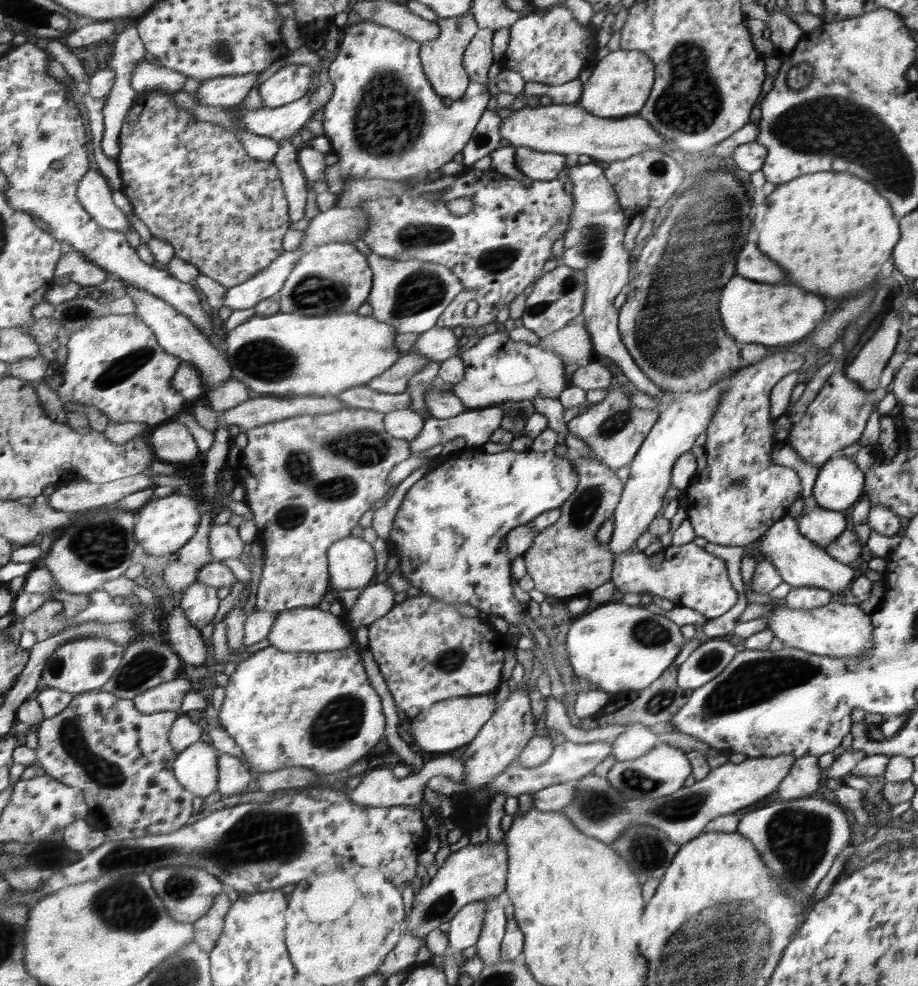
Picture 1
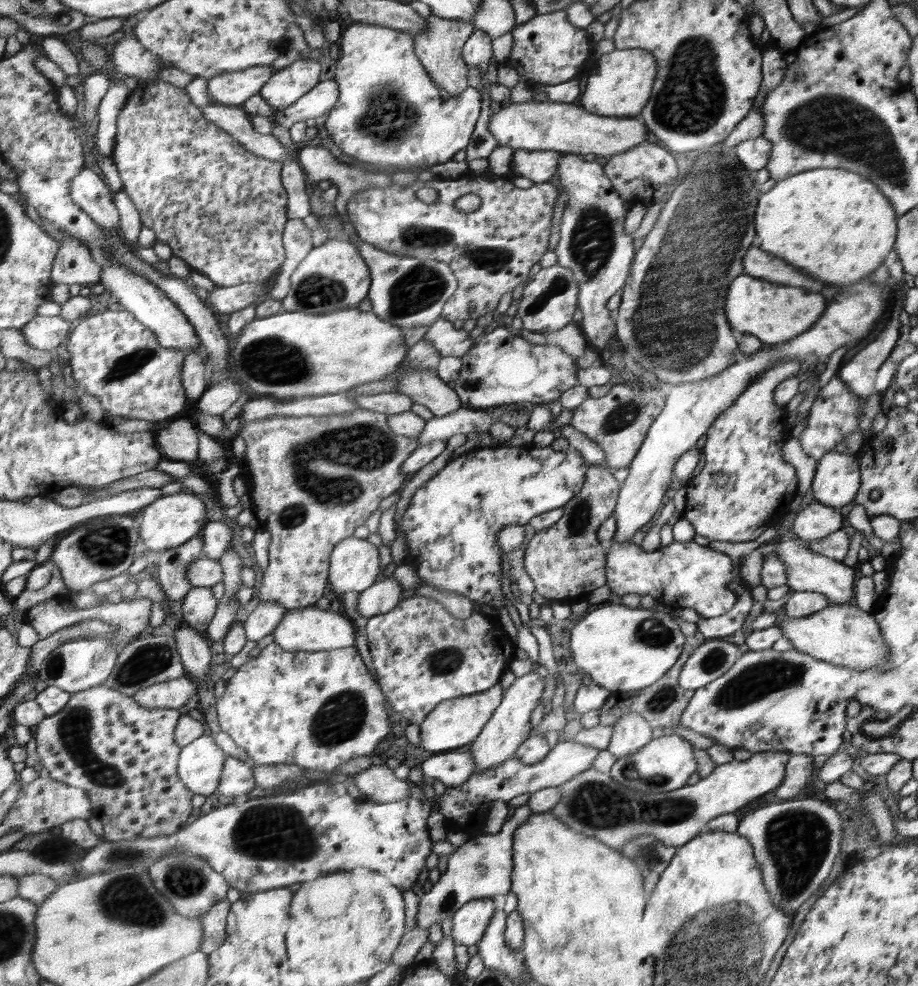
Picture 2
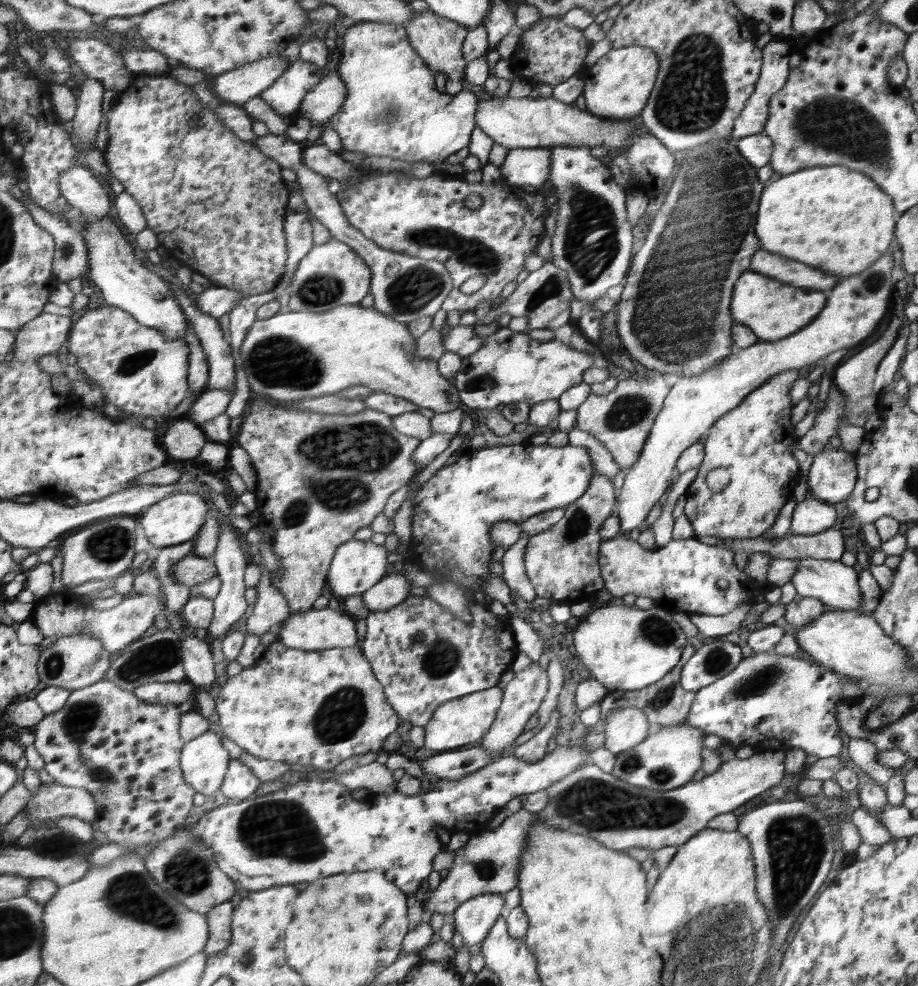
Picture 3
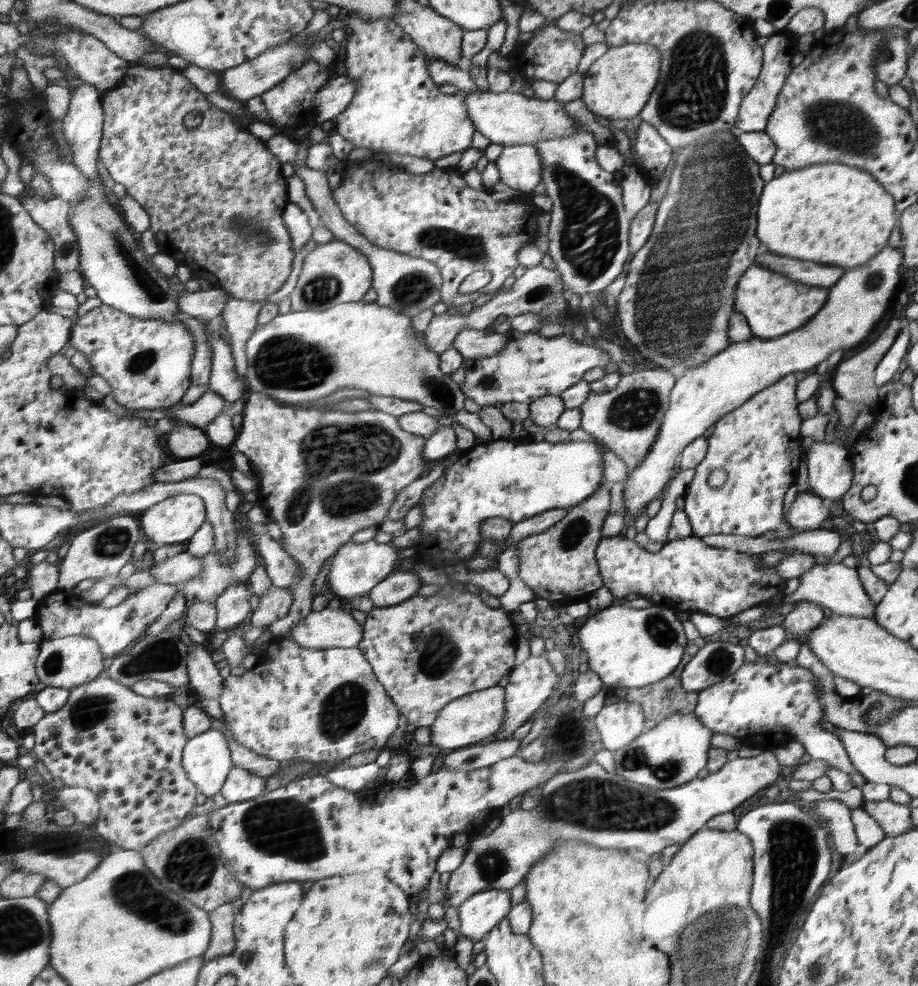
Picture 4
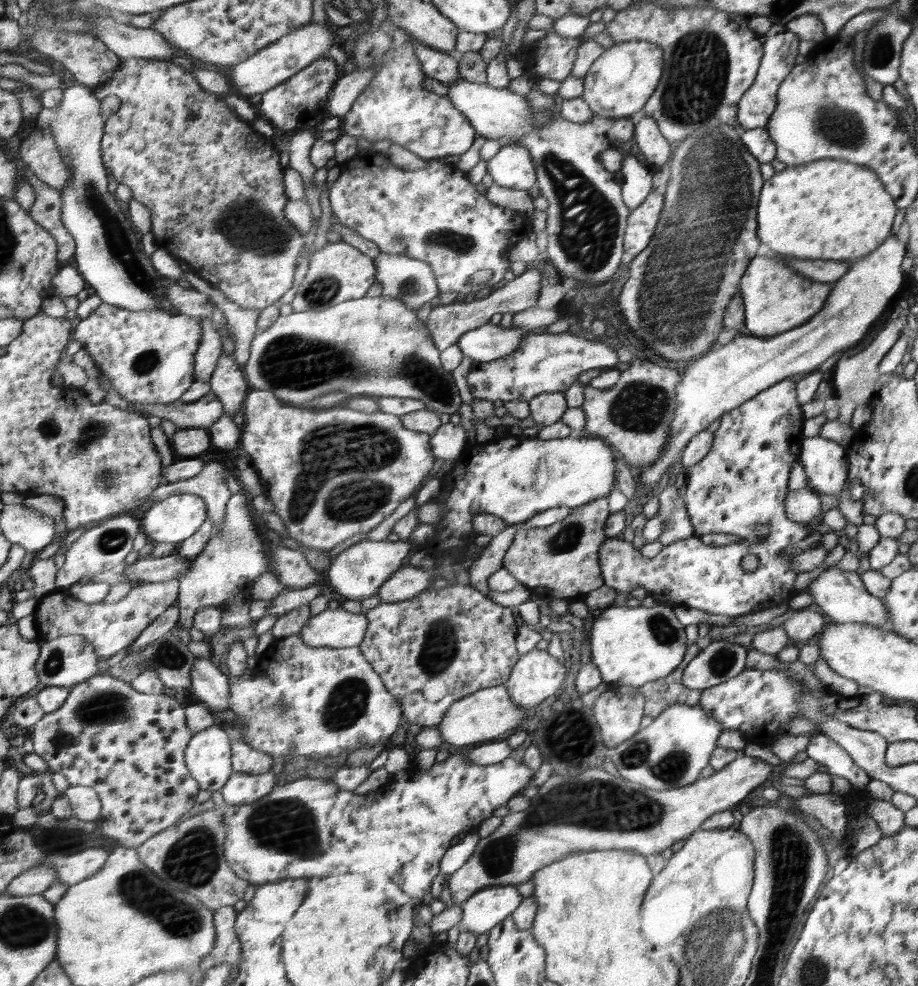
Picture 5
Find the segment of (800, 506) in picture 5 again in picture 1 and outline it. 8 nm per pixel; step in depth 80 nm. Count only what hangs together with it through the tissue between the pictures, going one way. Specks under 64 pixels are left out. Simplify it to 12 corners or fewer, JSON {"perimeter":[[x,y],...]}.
{"perimeter":[[819,505],[798,518],[799,530],[821,548],[845,532],[841,511]]}

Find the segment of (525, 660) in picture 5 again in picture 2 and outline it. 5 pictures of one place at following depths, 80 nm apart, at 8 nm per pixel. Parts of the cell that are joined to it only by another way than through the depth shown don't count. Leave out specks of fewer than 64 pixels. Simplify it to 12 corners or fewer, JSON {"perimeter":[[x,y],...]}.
{"perimeter":[[516,677],[467,748],[474,773],[496,768],[533,729],[544,682]]}

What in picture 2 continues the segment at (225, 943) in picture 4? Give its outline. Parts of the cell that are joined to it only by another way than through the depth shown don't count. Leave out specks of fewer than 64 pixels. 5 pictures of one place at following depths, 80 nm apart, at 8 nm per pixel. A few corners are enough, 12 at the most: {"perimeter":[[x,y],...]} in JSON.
{"perimeter":[[222,899],[199,917],[200,951],[208,956],[225,942],[230,901]]}

